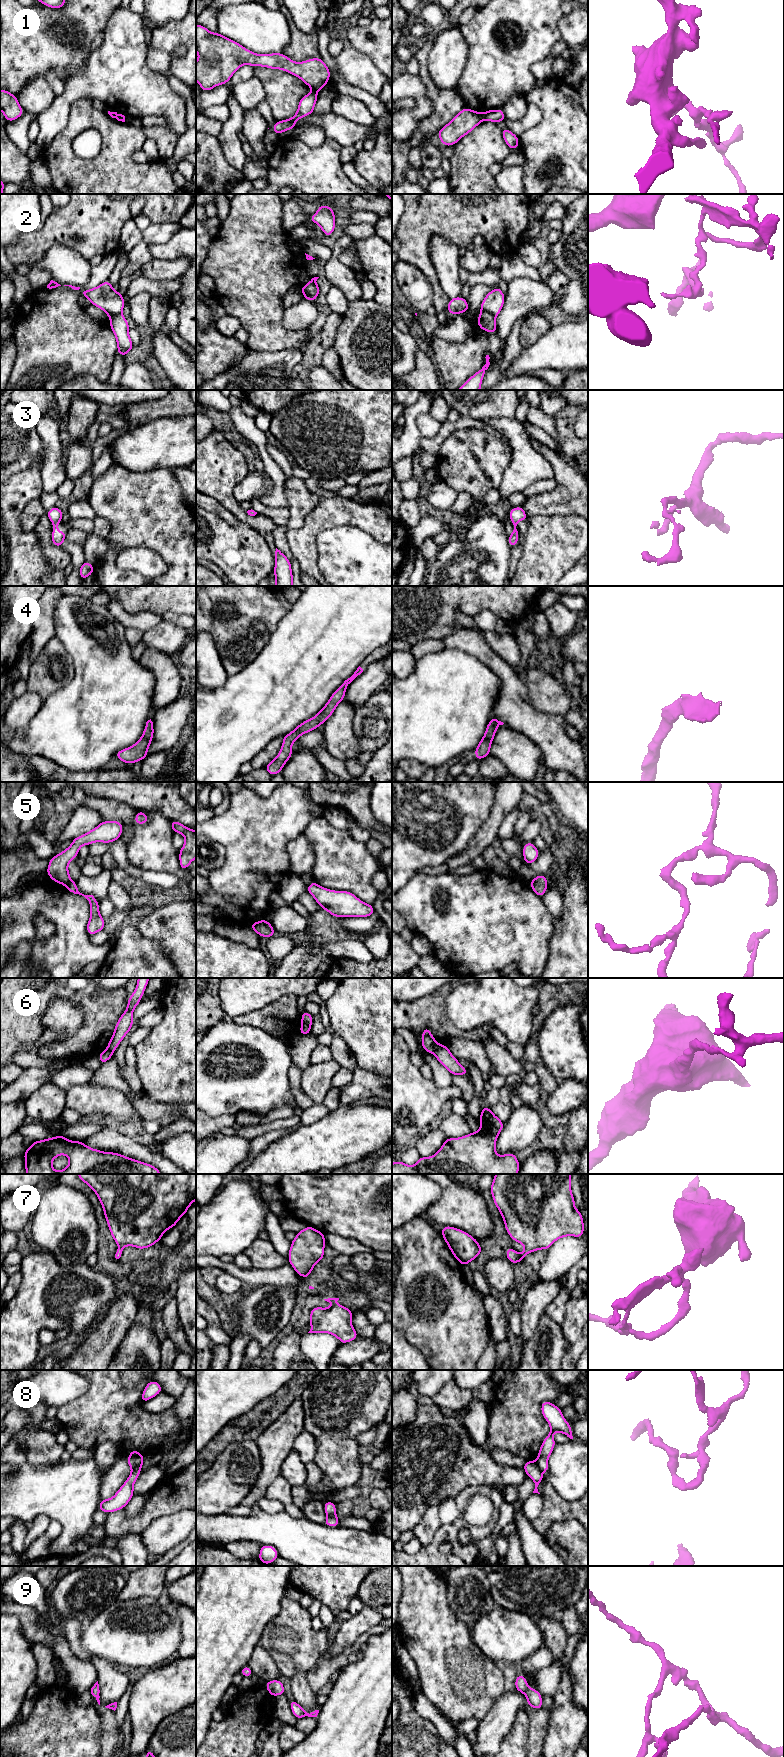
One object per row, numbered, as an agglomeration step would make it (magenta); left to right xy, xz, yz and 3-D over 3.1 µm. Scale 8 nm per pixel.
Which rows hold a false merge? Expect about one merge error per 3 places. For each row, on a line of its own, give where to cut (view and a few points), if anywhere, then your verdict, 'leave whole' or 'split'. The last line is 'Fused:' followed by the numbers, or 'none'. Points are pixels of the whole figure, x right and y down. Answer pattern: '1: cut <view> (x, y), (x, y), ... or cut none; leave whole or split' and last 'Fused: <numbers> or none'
1: cut yz (482, 113), (484, 118); split
2: cut yz (482, 311), (488, 311), (495, 317); split
3: cut none; leave whole
4: cut none; leave whole
5: cut none; leave whole
6: cut yz (441, 1045), (433, 1053); split
7: cut none; leave whole
8: cut yz (535, 1460), (535, 1463), (542, 1471); split
9: cut none; leave whole
Fused: 1, 2, 6, 8

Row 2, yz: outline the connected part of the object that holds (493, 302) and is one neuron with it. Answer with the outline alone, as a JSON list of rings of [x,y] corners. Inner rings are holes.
[[[496,286],[483,299],[480,310],[492,313],[495,317],[499,315],[504,305],[505,294]]]

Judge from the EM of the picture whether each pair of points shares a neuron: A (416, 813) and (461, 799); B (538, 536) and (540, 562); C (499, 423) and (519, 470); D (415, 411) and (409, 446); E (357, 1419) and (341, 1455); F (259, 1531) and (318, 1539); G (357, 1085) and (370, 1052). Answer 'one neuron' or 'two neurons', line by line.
A: one neuron
B: one neuron
C: one neuron
D: one neuron
E: one neuron
F: one neuron
G: two neurons

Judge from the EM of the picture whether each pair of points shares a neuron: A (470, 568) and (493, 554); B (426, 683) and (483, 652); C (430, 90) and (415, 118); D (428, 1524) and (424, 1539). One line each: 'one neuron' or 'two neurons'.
A: one neuron
B: two neurons
C: two neurons
D: one neuron

